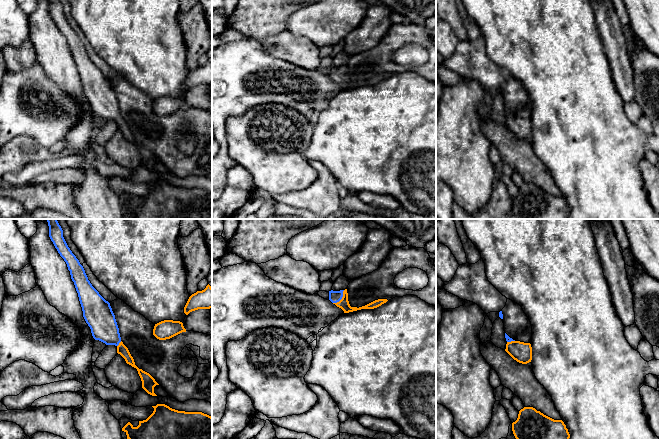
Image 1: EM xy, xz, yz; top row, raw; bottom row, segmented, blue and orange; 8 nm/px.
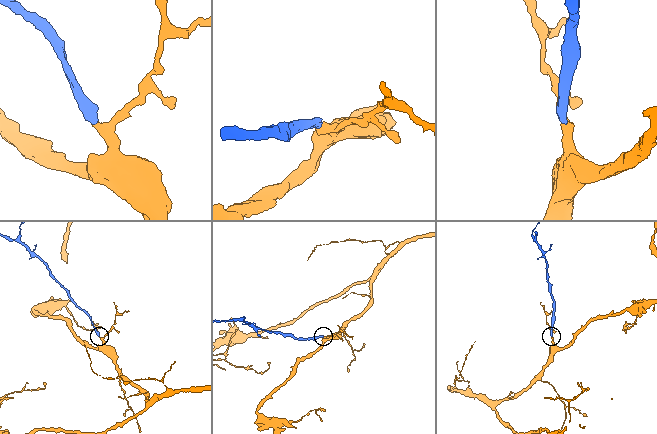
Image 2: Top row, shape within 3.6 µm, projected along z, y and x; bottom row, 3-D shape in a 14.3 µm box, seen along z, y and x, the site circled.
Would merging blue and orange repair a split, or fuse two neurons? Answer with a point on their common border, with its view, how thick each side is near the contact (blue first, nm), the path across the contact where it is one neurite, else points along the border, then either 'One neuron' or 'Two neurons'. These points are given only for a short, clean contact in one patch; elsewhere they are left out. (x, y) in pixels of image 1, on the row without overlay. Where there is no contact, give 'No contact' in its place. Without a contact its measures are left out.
Touches blue at xz (341, 74). Thickness 100 nm (blue) against 80 nm. Path across: xz (334, 72), (341, 74), (344, 80). One neuron

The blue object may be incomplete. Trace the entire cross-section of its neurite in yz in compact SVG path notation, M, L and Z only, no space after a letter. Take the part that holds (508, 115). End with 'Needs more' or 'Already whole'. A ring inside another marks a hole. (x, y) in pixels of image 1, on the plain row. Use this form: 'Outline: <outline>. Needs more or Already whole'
Outline: M505 109L507 117L505 127L517 138L527 140L532 136L532 123L530 119L515 117Z. Needs more

